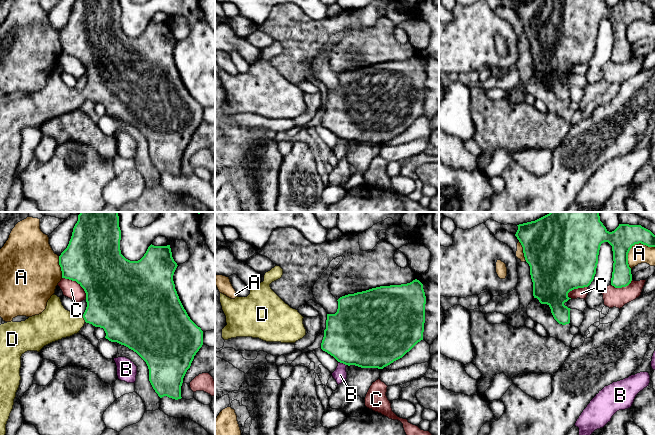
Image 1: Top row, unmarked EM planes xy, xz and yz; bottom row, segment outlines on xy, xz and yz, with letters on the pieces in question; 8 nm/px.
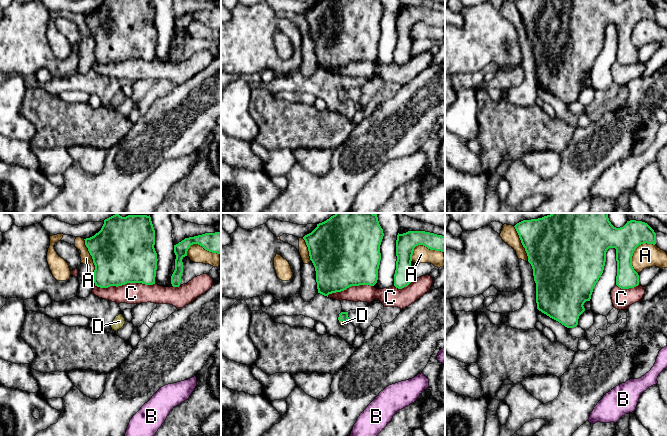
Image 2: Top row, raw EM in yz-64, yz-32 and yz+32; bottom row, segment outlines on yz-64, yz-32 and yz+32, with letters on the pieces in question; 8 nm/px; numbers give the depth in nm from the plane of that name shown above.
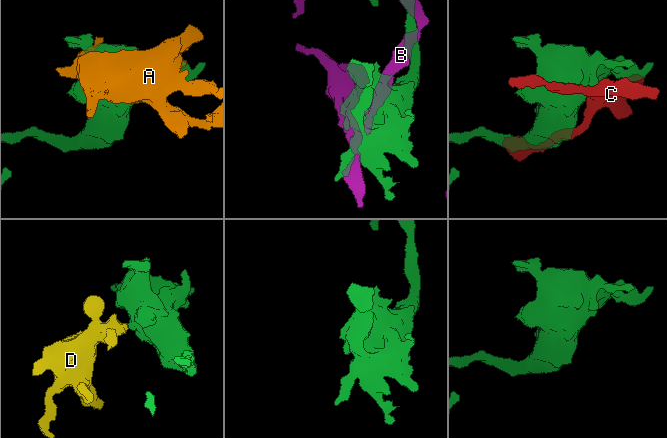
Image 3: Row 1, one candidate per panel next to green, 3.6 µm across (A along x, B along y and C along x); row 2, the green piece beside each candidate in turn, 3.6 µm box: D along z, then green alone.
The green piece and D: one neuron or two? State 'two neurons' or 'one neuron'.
one neuron

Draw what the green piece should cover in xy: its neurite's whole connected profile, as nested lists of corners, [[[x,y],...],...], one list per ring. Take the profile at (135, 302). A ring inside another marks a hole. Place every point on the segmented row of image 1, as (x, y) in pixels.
[[[80,212],[67,248],[59,256],[62,278],[76,281],[86,293],[87,307],[81,316],[62,305],[60,297],[52,295],[46,309],[39,315],[21,322],[0,325],[0,435],[6,434],[6,424],[13,409],[16,392],[20,385],[21,356],[27,351],[40,350],[55,341],[79,333],[85,323],[103,328],[105,338],[136,352],[147,364],[149,381],[160,398],[167,396],[181,399],[183,378],[194,356],[203,345],[203,331],[188,316],[173,281],[177,263],[172,257],[170,245],[150,245],[138,261],[126,259],[120,250],[121,230],[118,212]]]

